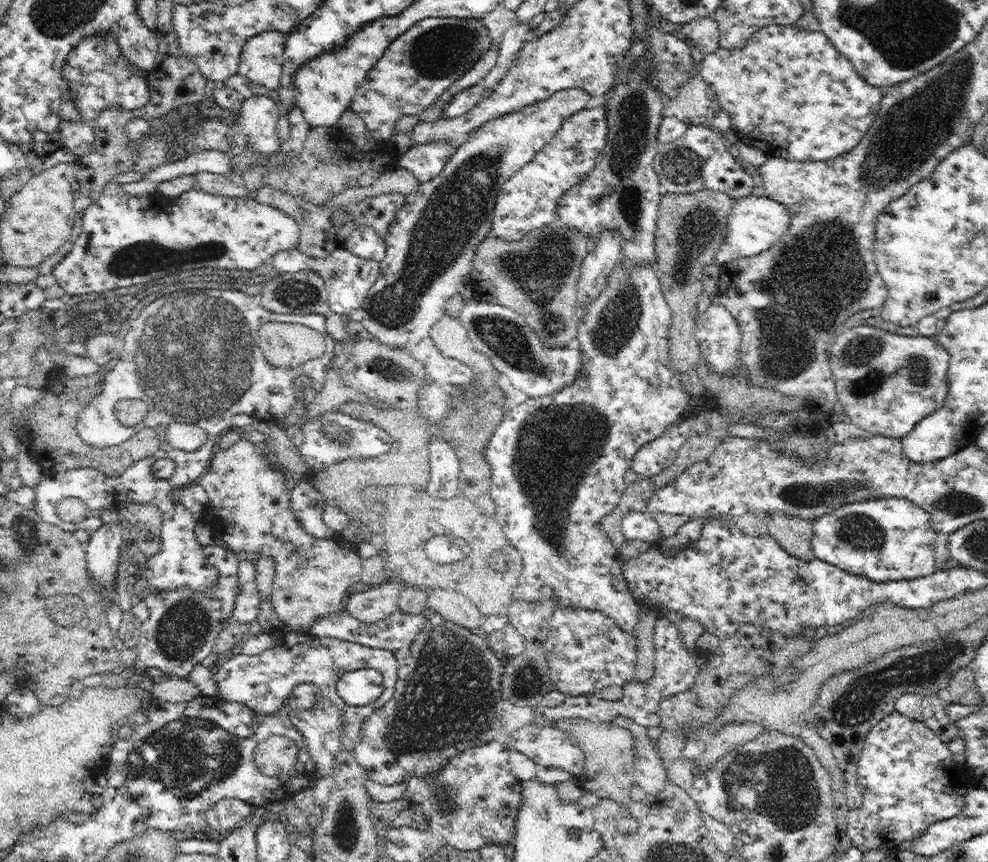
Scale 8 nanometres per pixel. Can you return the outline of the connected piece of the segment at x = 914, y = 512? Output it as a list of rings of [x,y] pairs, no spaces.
[[[878,498],[868,502],[843,504],[816,519],[811,538],[811,552],[815,558],[839,566],[849,573],[870,578],[874,582],[914,580],[936,572],[936,539],[937,532],[930,525],[930,513],[926,510],[904,498]]]

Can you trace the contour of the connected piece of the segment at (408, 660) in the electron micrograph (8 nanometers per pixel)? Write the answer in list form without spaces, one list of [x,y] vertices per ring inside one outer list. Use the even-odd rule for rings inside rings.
[[[426,606],[420,614],[416,615],[402,613],[402,611],[397,608],[390,616],[373,624],[360,622],[357,618],[354,618],[348,610],[344,610],[341,613],[332,613],[317,618],[317,621],[311,624],[311,629],[306,630],[306,633],[311,633],[318,638],[329,636],[330,638],[338,638],[348,642],[360,643],[369,646],[369,648],[390,650],[398,661],[398,670],[396,672],[398,673],[398,678],[396,680],[392,698],[384,706],[374,710],[374,712],[364,720],[360,730],[360,740],[354,744],[354,748],[352,748],[351,751],[352,756],[356,759],[356,762],[360,767],[362,767],[362,770],[364,770],[366,775],[368,775],[370,780],[392,786],[392,784],[398,782],[407,783],[408,779],[414,778],[414,776],[422,778],[422,776],[434,774],[434,772],[438,772],[442,766],[446,766],[456,754],[462,754],[462,752],[468,750],[468,748],[482,746],[488,741],[491,741],[492,738],[498,734],[498,729],[500,728],[500,716],[502,716],[502,705],[505,702],[501,693],[501,674],[503,672],[502,666],[504,664],[504,657],[492,651],[480,631],[464,628],[449,620],[447,621],[441,614],[434,612]]]

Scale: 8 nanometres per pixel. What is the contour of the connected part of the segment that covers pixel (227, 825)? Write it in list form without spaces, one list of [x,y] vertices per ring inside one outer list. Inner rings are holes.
[[[223,798],[206,810],[204,815],[209,831],[220,836],[249,817],[252,810],[252,805],[239,798]]]

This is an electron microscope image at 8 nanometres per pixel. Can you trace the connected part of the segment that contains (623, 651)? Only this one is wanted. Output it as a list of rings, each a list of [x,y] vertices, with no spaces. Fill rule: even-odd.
[[[562,607],[554,611],[549,627],[544,646],[556,690],[590,696],[606,686],[623,687],[635,680],[637,639],[632,633],[624,633],[608,615],[592,609]]]

